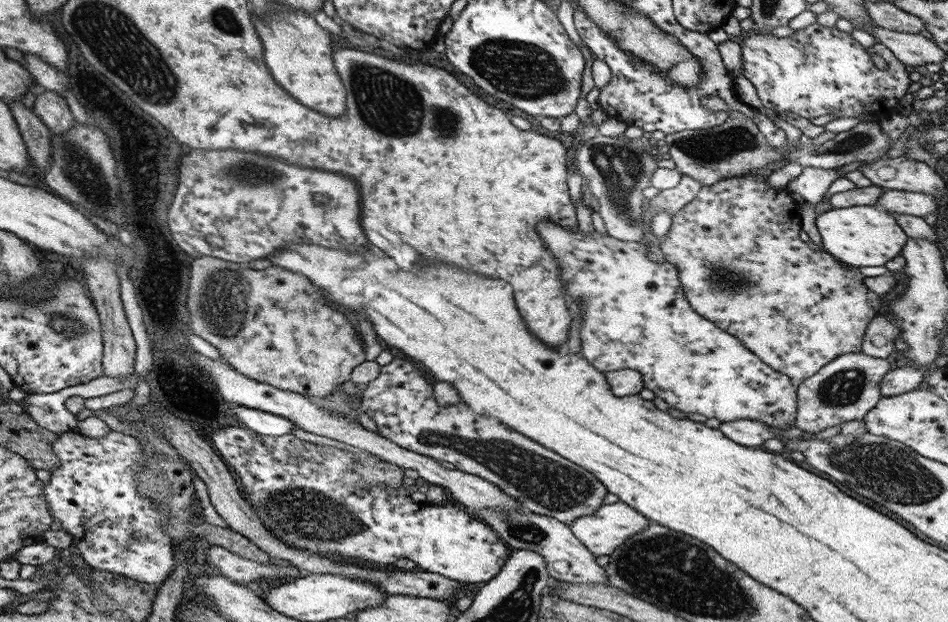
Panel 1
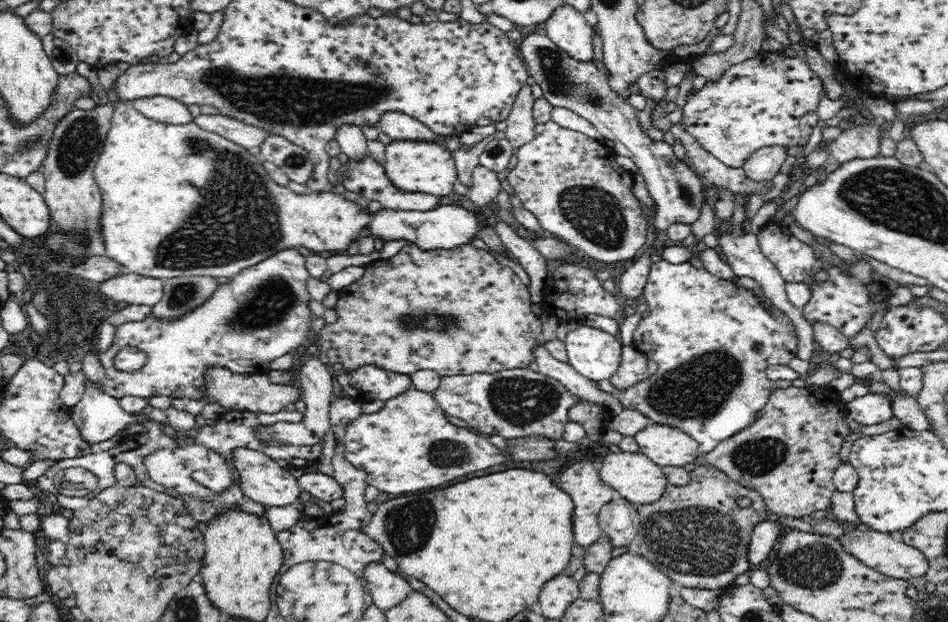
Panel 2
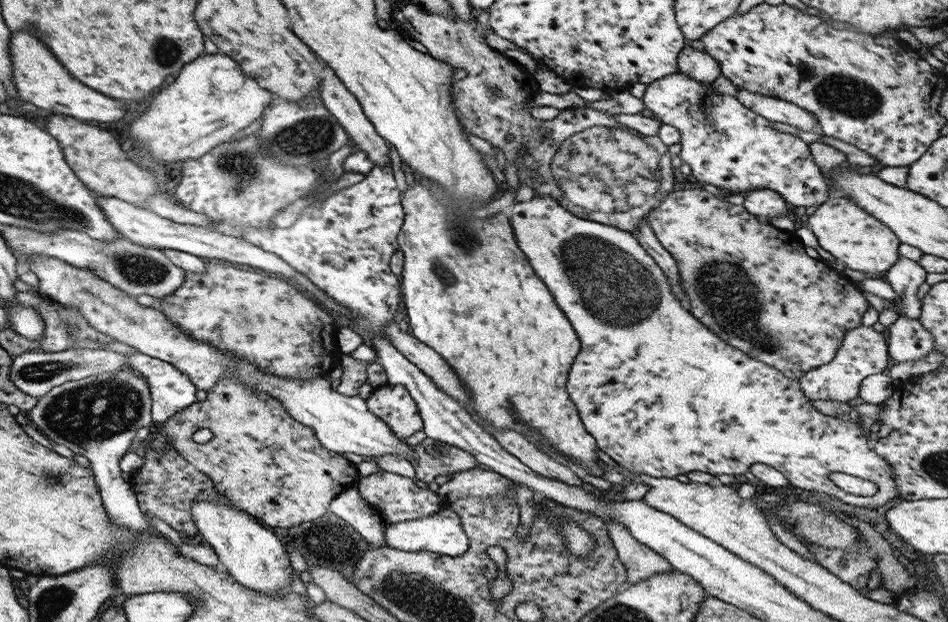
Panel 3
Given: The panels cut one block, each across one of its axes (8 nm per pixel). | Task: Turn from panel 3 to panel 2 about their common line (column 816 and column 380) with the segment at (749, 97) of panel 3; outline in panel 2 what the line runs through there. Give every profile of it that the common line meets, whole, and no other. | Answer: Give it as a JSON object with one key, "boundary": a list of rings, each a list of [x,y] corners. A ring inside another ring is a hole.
{"boundary":[[[388,112],[382,116],[378,126],[380,132],[393,140],[411,140],[440,143],[444,145],[446,136],[436,134],[418,120],[400,112]]]}

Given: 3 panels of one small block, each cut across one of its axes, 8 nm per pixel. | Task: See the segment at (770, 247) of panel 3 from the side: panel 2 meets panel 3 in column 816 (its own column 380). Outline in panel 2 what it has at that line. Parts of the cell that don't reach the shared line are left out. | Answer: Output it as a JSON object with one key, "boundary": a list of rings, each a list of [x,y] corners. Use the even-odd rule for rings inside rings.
{"boundary":[[[473,245],[440,252],[422,252],[416,246],[404,246],[388,262],[380,260],[366,265],[362,279],[341,288],[339,294],[335,304],[338,319],[334,324],[326,324],[315,341],[319,359],[328,367],[344,364],[348,371],[372,365],[410,375],[419,370],[433,370],[441,377],[498,372],[528,367],[534,361],[532,348],[544,343],[540,316],[530,309],[528,287],[490,251]]]}

